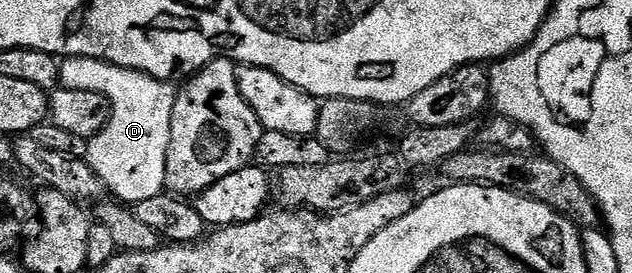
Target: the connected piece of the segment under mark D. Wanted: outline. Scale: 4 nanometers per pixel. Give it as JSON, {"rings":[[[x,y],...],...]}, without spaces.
{"rings":[[[74,55],[60,66],[60,87],[97,91],[112,105],[110,121],[87,144],[88,164],[98,173],[105,188],[124,205],[134,205],[165,190],[166,153],[170,145],[170,121],[178,91],[171,82],[155,79],[145,71],[116,67],[101,59]]]}

